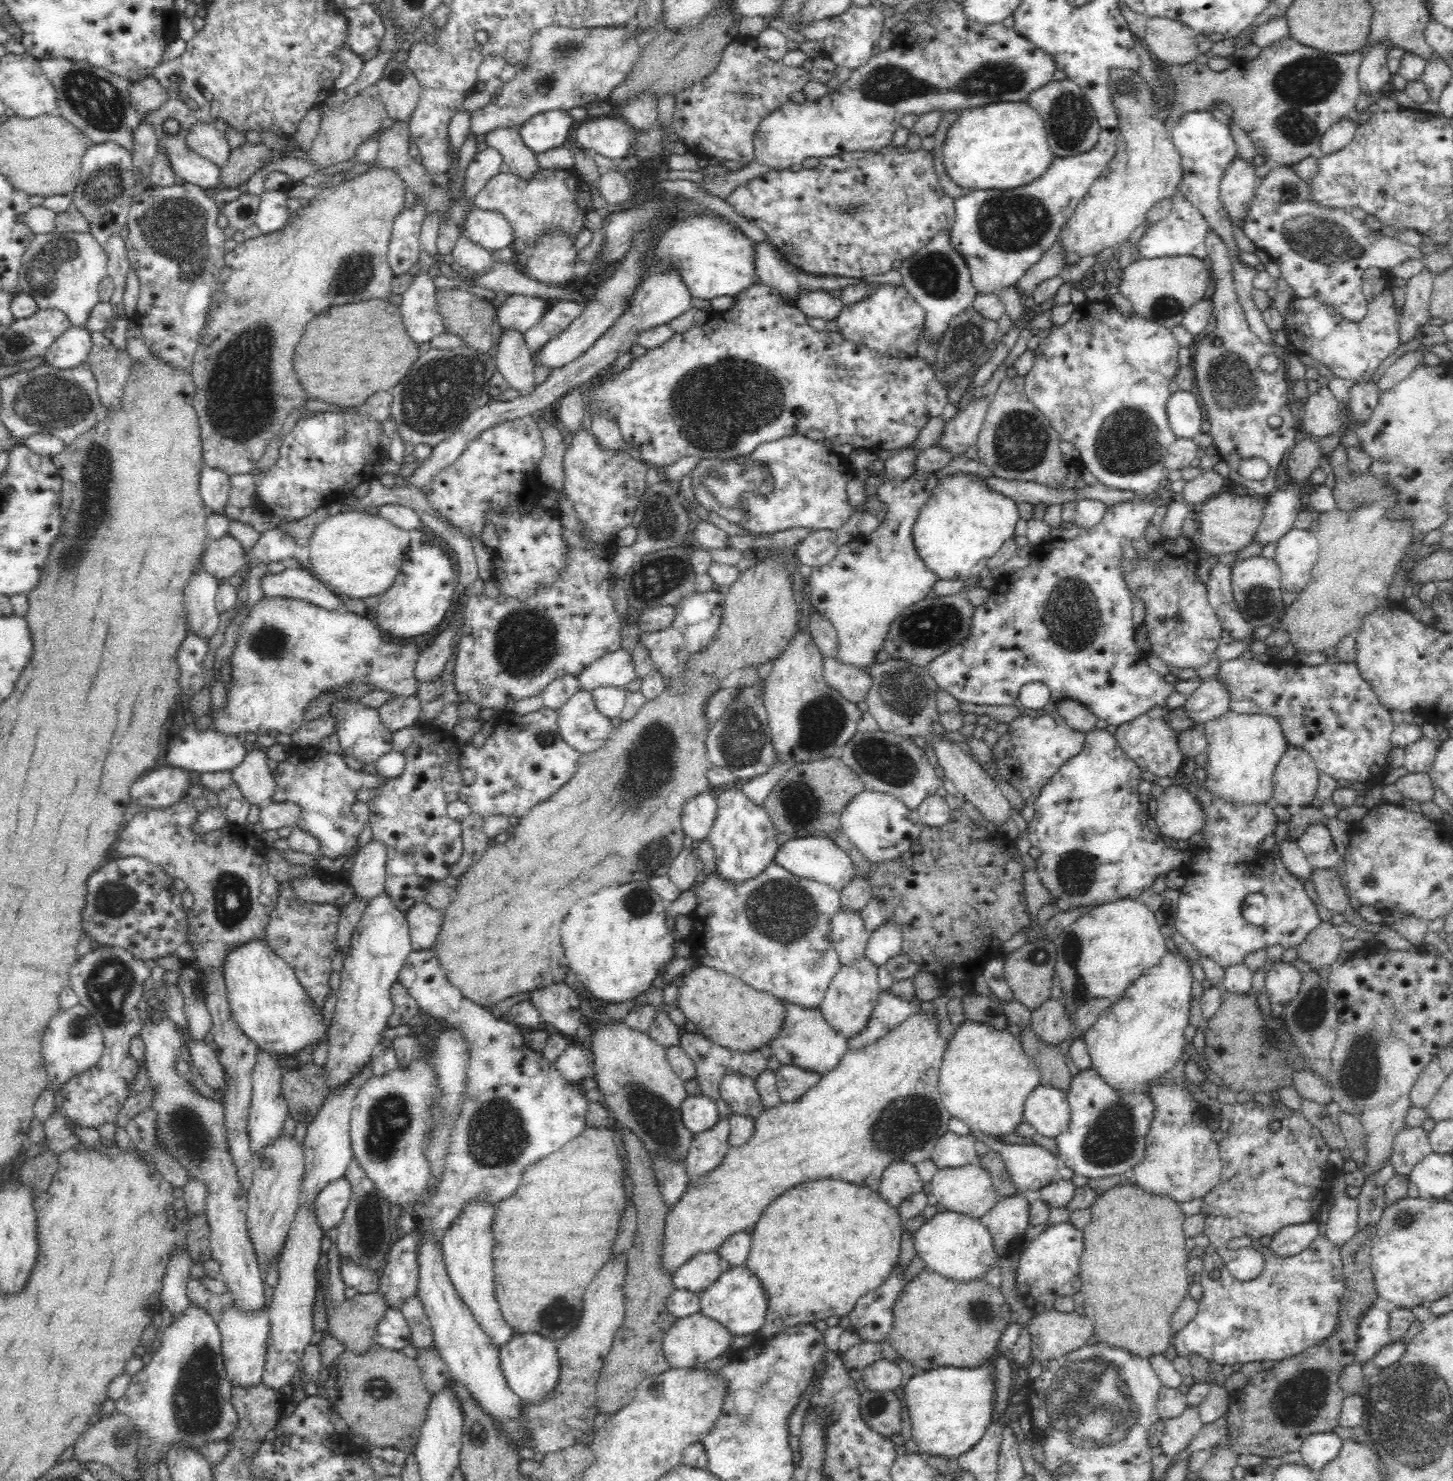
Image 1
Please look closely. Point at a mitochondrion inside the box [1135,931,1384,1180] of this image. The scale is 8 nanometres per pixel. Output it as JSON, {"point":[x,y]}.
{"point":[1356,1082]}

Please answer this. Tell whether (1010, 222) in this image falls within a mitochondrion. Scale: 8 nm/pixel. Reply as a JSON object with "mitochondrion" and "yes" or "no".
{"mitochondrion":"yes"}

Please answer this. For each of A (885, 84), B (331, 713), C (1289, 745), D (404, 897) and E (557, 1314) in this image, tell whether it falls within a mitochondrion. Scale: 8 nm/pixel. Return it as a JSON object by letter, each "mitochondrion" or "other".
{"A":"mitochondrion","B":"other","C":"other","D":"other","E":"mitochondrion"}

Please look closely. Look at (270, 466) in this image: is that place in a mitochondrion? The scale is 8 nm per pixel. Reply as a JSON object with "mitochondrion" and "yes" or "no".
{"mitochondrion":"no"}

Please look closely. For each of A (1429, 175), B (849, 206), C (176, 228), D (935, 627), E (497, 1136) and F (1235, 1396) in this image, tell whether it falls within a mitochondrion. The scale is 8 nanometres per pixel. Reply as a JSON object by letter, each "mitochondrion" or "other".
{"A":"other","B":"mitochondrion","C":"mitochondrion","D":"mitochondrion","E":"mitochondrion","F":"other"}

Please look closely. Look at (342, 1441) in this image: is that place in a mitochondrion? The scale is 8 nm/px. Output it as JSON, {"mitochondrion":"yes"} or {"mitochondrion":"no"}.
{"mitochondrion":"no"}

